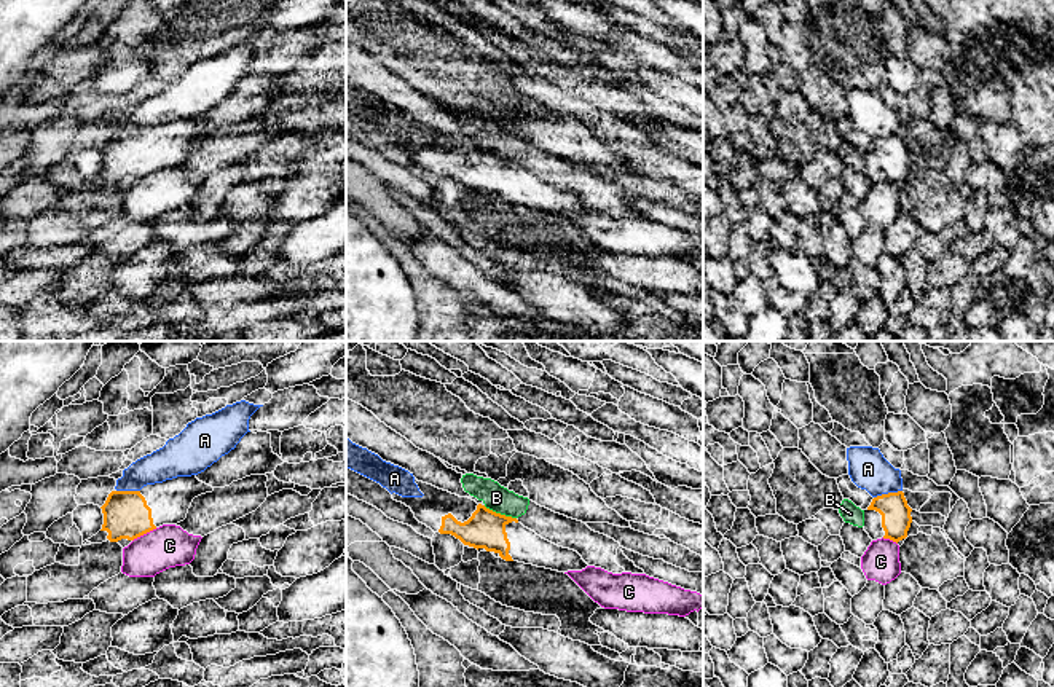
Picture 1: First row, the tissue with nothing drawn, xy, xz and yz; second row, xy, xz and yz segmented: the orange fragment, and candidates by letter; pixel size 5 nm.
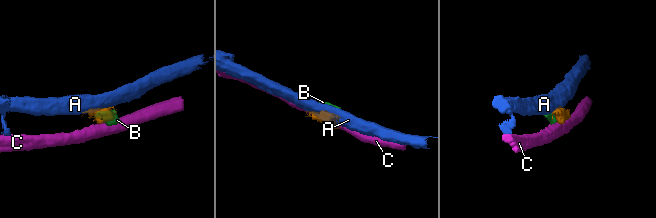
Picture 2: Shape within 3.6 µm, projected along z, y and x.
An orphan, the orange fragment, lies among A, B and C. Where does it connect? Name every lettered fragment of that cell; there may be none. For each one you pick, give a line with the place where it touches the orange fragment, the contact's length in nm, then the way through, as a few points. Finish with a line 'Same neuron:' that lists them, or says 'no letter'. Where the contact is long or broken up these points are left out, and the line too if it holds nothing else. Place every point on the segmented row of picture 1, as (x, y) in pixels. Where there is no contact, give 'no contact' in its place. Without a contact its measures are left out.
Same neuron: no letter

